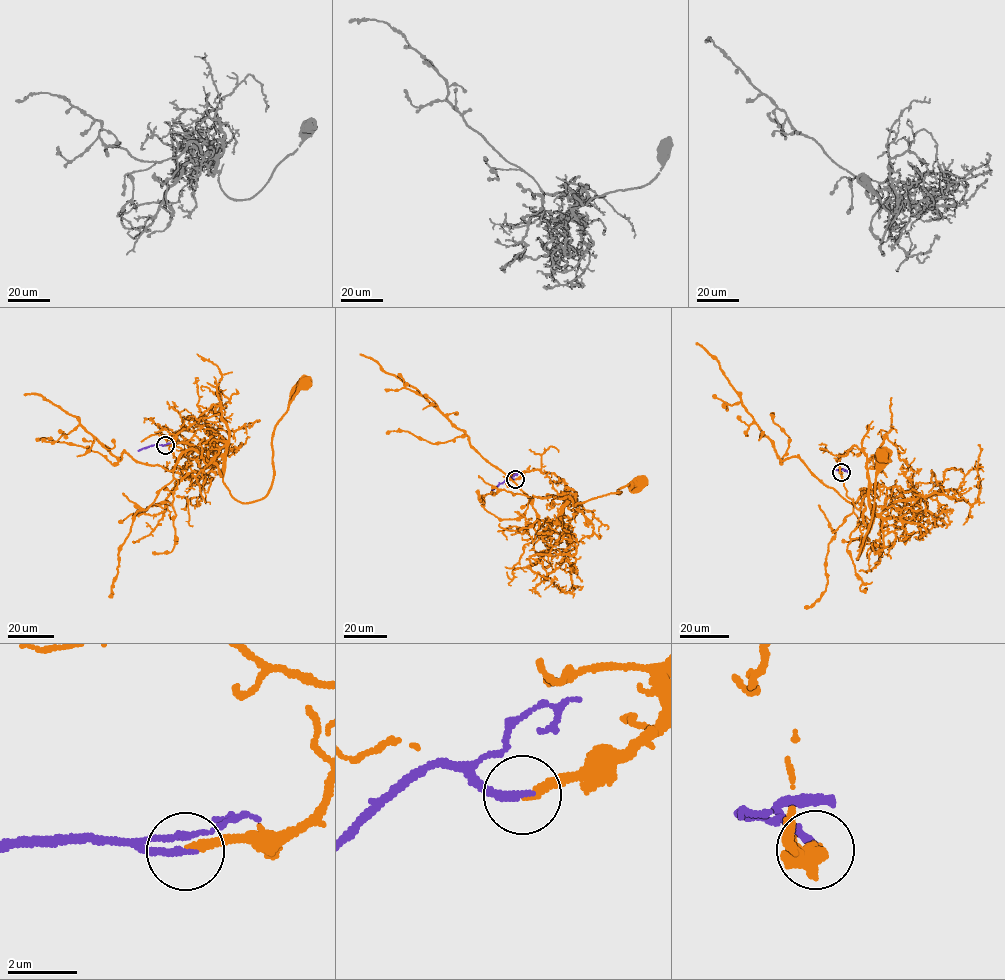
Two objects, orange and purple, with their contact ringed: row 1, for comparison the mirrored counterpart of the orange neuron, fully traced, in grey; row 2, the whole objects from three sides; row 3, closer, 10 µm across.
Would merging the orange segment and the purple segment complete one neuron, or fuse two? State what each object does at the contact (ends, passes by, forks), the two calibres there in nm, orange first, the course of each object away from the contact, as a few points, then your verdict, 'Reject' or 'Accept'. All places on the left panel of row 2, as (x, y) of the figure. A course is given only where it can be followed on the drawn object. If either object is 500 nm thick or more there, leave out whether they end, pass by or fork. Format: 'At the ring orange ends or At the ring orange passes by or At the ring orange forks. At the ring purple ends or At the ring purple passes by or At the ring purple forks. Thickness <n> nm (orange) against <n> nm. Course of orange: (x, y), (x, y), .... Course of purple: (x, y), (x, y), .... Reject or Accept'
At the ring orange ends. At the ring purple ends. Thickness 240 nm (orange) against 240 nm. Course of orange: (165, 446), (218, 405), (228, 430), (223, 480), (238, 501), (262, 499), (274, 473), (274, 428), (306, 382). Course of purple: (165, 446), (155, 445), (138, 450). Accept

